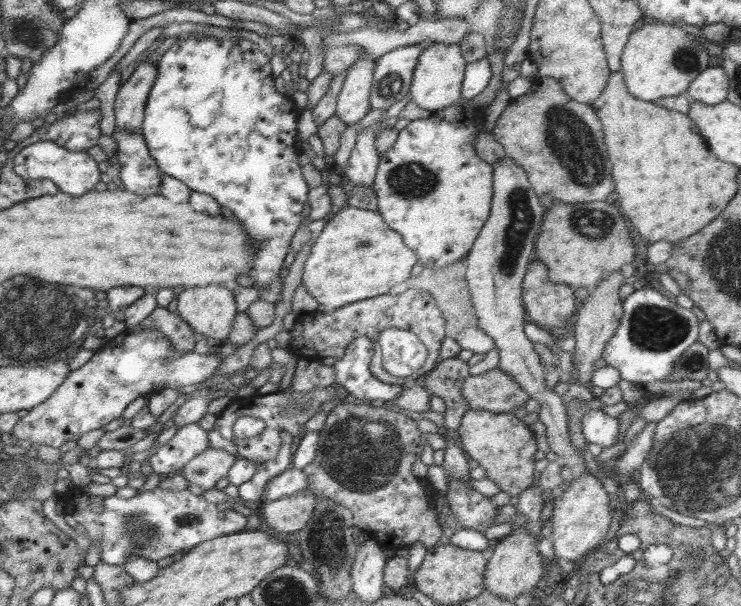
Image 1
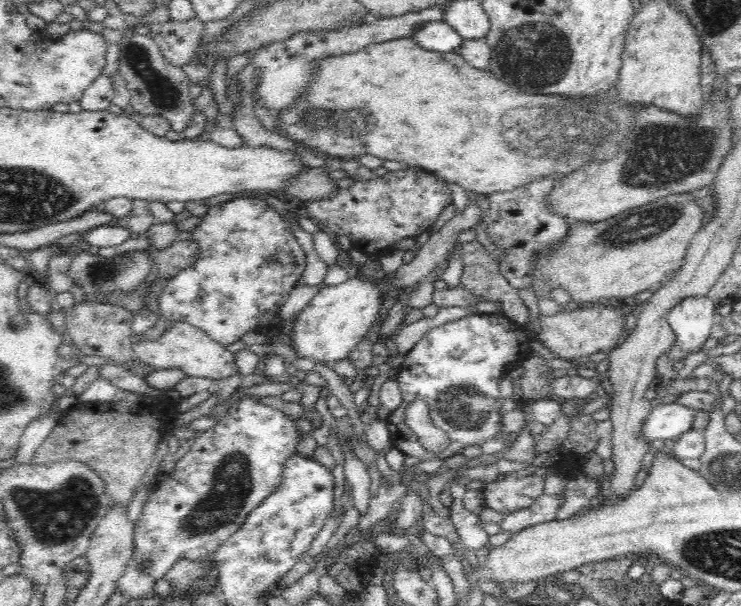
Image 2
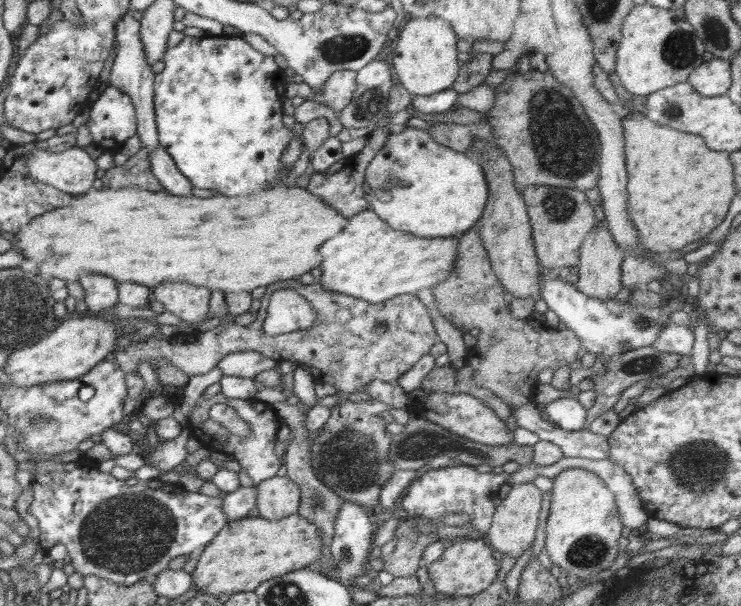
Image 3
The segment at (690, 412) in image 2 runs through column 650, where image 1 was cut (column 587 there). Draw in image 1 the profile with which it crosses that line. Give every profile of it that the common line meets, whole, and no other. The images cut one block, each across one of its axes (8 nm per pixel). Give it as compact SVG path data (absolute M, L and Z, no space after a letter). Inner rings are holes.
M590 410L582 418L582 435L586 441L608 449L620 443L620 421L601 410Z

